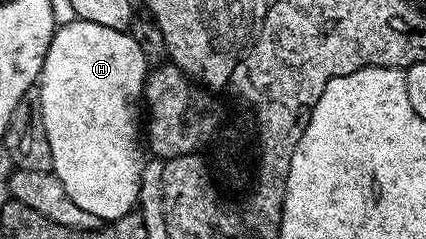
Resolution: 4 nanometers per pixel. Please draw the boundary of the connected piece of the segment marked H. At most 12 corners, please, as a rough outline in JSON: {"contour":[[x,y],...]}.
{"contour":[[57,26],[39,89],[52,173],[102,223],[132,214],[143,51]]}

